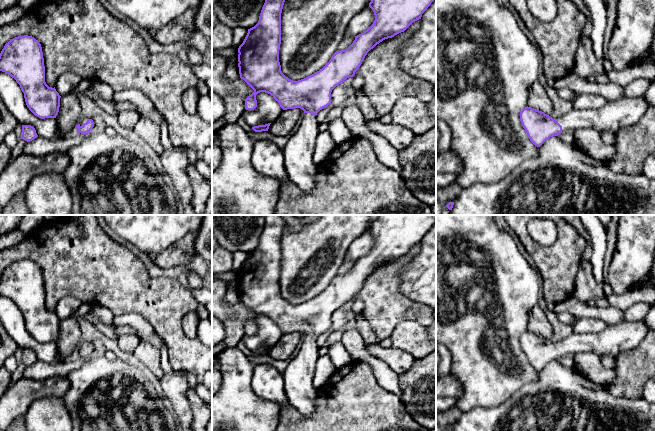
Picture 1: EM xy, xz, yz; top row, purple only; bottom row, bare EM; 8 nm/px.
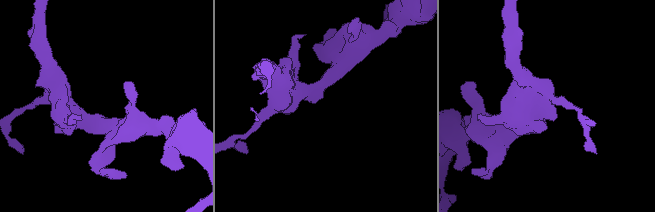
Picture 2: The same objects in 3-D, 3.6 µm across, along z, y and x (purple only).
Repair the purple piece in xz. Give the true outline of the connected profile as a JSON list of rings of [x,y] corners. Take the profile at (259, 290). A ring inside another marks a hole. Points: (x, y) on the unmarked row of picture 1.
[[[265,215],[265,227],[259,245],[248,253],[243,267],[238,272],[240,302],[254,314],[245,323],[245,333],[254,334],[257,331],[256,319],[265,316],[270,318],[283,334],[300,332],[304,335],[300,352],[291,360],[283,373],[288,403],[303,416],[311,417],[315,413],[317,389],[313,385],[313,378],[316,362],[320,356],[316,339],[331,328],[332,314],[355,299],[367,277],[377,268],[404,256],[413,246],[421,243],[422,238],[435,223],[436,215],[380,215],[369,227],[375,239],[373,248],[355,260],[355,264],[347,273],[337,274],[322,293],[304,303],[293,305],[282,297],[279,286],[281,237],[286,223],[281,215]]]

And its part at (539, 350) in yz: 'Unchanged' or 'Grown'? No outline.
Grown

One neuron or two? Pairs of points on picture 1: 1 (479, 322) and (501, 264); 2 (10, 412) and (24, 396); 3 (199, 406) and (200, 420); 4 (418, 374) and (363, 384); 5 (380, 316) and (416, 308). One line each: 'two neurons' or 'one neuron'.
1: one neuron
2: one neuron
3: one neuron
4: two neurons
5: one neuron

